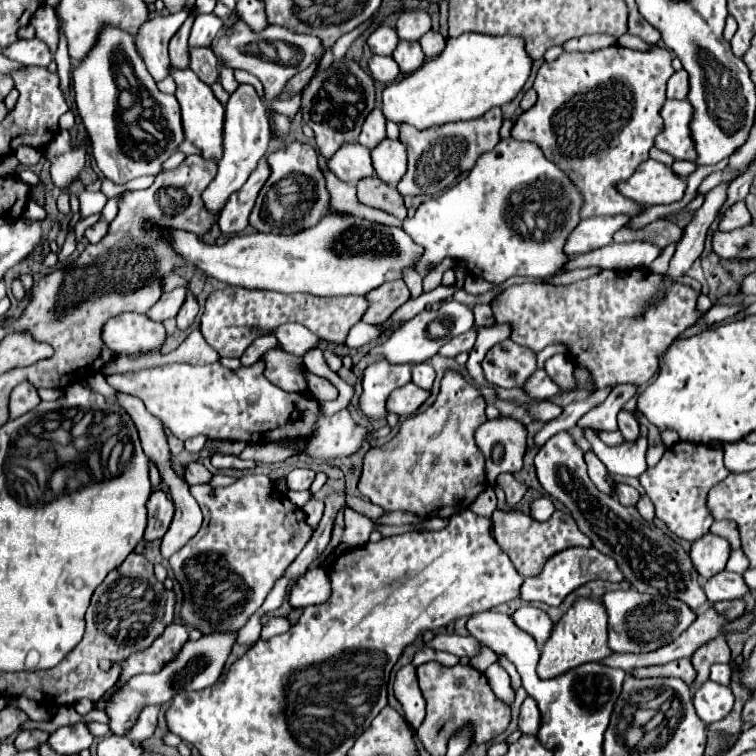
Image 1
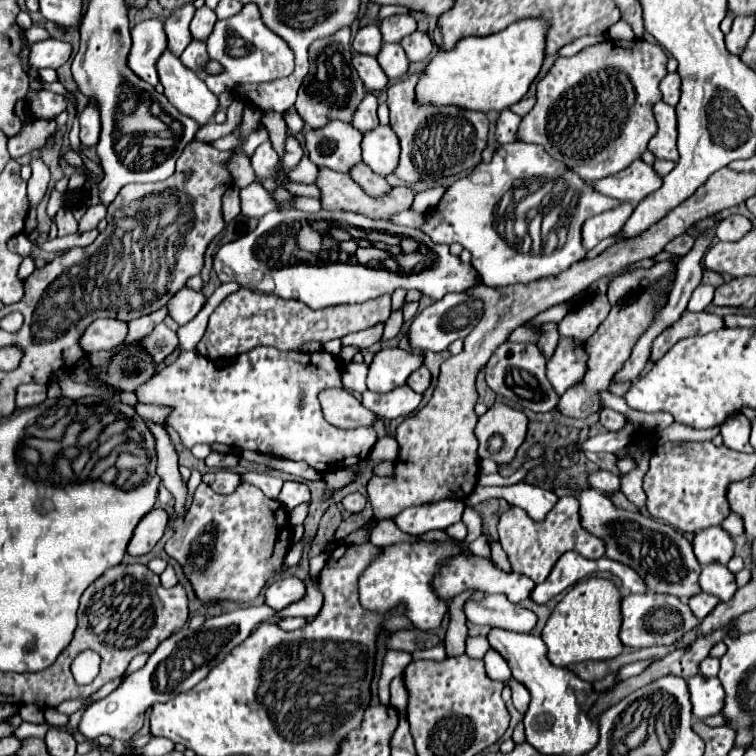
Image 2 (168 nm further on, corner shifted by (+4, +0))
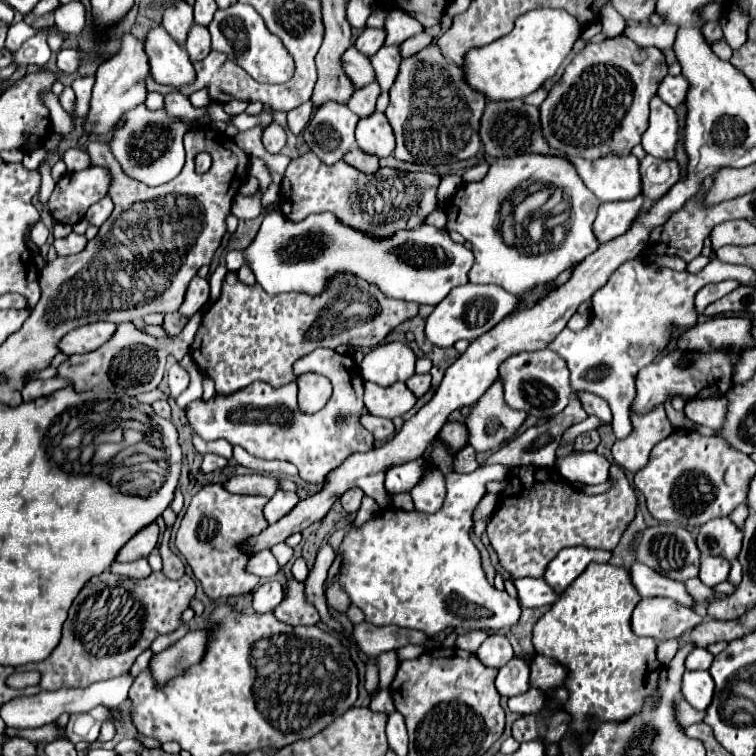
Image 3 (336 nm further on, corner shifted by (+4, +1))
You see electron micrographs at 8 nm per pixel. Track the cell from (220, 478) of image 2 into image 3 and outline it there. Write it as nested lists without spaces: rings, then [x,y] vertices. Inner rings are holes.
[[[252,473],[252,475],[236,475],[230,481],[226,481],[224,487],[232,493],[272,497],[276,491],[280,491],[280,481],[278,477],[272,477],[272,475]]]

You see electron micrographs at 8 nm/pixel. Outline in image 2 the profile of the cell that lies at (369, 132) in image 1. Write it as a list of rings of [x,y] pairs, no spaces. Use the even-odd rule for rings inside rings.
[[[366,94],[366,98],[360,102],[360,108],[356,110],[356,116],[354,116],[354,120],[352,120],[352,126],[354,126],[356,130],[360,130],[362,134],[374,130],[376,124],[378,124],[376,108],[378,108],[376,96],[374,96],[374,94]]]

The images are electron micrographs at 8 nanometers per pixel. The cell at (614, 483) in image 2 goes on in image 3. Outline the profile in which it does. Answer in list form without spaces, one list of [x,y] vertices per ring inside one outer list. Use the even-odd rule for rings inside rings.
[[[596,451],[568,453],[560,457],[556,465],[558,465],[558,473],[564,479],[572,483],[588,483],[588,485],[606,483],[608,467],[610,467],[610,463]]]

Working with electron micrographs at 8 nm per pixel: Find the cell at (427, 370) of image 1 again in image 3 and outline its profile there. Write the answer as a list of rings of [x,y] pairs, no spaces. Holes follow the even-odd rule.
[[[412,375],[408,381],[406,381],[408,389],[416,395],[416,397],[422,397],[428,389],[430,389],[430,375]]]

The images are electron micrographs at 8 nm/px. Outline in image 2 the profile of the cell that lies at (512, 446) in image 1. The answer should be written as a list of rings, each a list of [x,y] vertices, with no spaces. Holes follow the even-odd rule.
[[[496,402],[476,424],[474,434],[480,444],[478,456],[490,458],[496,464],[508,464],[524,442],[526,428],[528,418],[524,412]]]

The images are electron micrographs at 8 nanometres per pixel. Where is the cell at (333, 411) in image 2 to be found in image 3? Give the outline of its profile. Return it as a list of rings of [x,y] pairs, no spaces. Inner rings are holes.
[[[370,413],[362,415],[360,423],[364,423],[364,427],[366,427],[366,429],[376,437],[376,439],[382,439],[382,441],[386,441],[388,437],[392,437],[392,435],[396,433],[394,423],[392,423],[390,419],[376,417],[376,415],[370,415]]]

